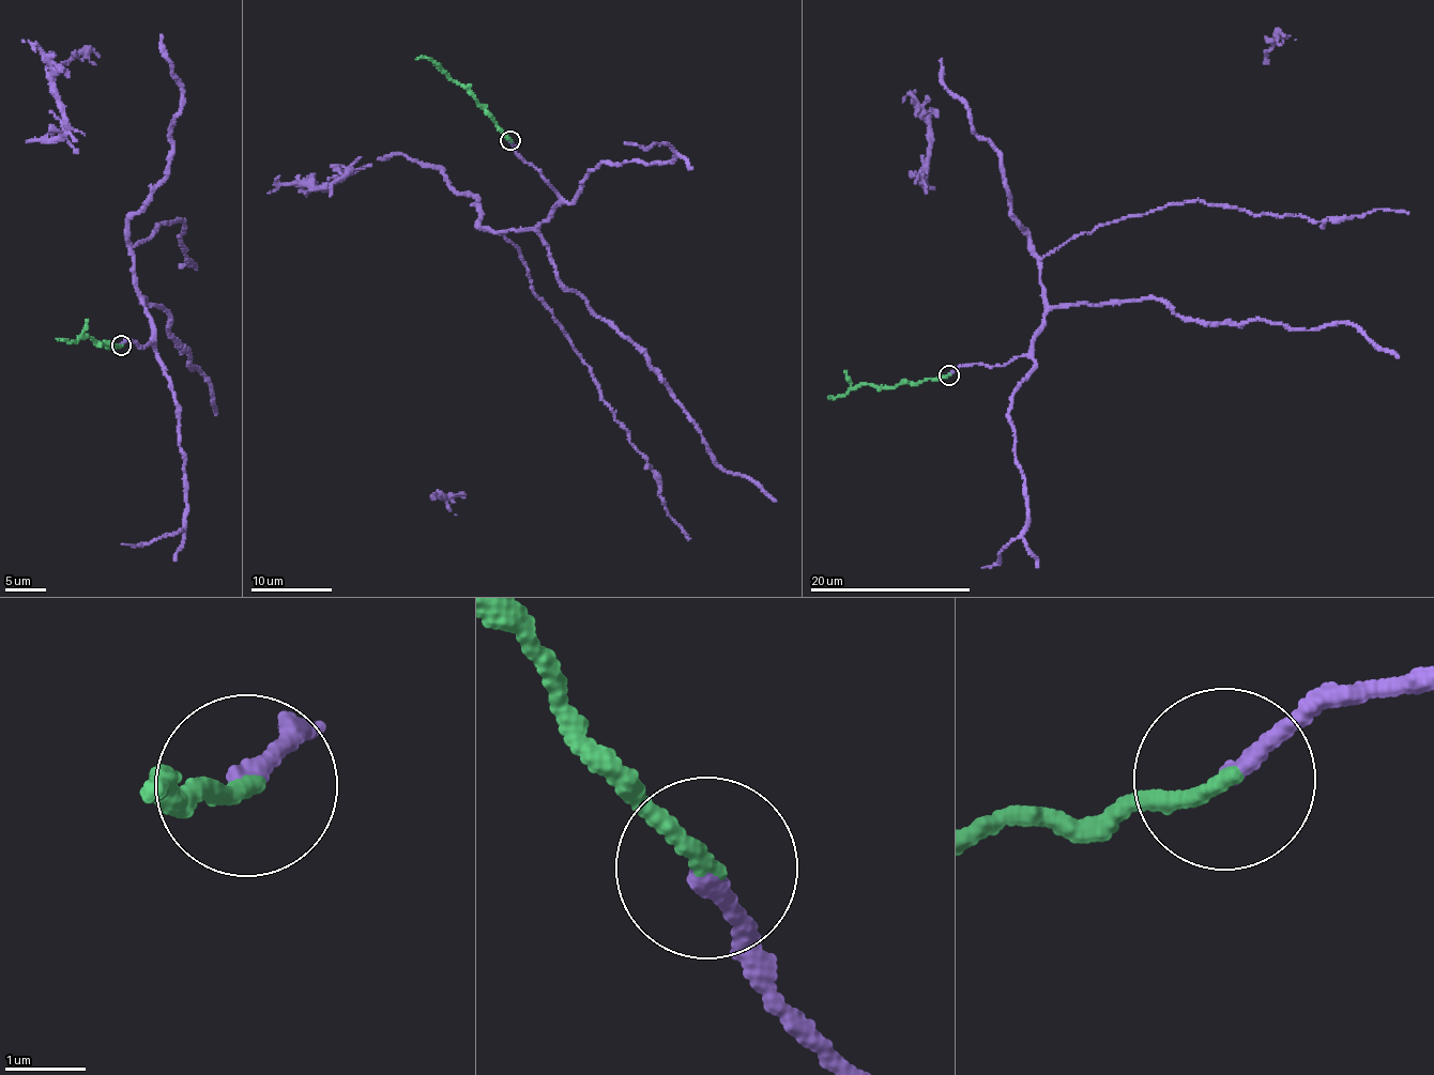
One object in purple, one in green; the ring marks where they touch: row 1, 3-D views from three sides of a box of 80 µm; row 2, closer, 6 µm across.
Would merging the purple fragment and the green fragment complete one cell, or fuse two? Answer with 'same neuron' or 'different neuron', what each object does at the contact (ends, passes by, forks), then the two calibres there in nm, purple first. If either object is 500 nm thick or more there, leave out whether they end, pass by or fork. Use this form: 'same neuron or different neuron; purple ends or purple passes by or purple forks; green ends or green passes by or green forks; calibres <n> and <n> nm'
same neuron; purple ends; green ends; calibres 220 and 200 nm

